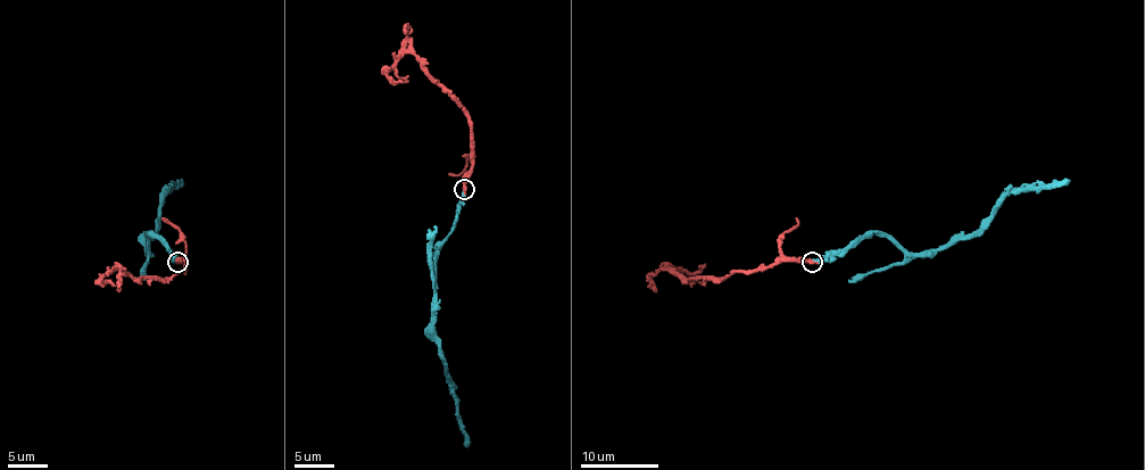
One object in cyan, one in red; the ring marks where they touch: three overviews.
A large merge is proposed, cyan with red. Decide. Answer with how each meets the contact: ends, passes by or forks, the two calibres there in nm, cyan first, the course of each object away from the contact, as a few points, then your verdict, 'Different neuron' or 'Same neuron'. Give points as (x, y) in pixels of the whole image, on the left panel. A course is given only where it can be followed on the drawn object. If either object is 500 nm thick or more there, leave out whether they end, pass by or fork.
At the ring cyan ends. At the ring red ends. Thickness 320 nm (cyan) against 280 nm. Course of cyan: (177, 262), (150, 232), (149, 254), (147, 248), (152, 238), (158, 205), (182, 179). Course of red: (177, 262), (185, 262), (185, 268), (163, 278), (131, 278), (125, 271), (111, 270), (101, 279), (115, 286). Same neuron

